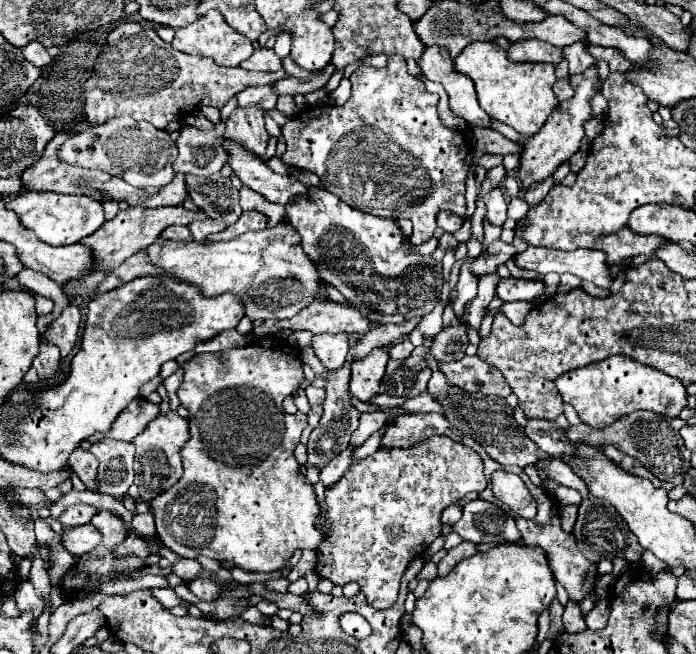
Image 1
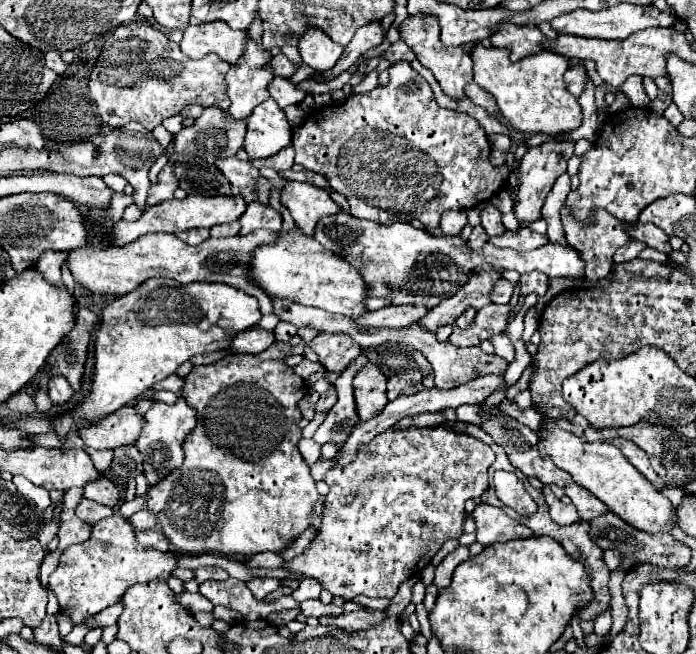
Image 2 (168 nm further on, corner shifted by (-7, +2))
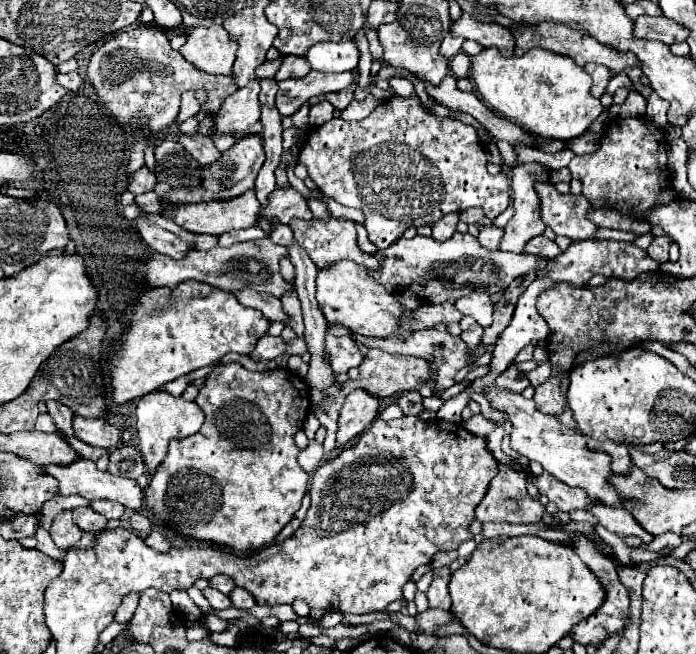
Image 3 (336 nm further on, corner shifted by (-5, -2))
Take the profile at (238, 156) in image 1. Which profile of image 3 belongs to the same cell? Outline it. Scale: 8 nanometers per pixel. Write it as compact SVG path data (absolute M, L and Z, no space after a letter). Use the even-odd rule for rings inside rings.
M342 217L342 219L334 219L332 223L330 219L310 219L310 221L302 221L302 219L294 219L290 221L292 233L296 243L310 255L310 259L318 265L318 267L326 267L330 263L336 263L340 259L352 259L358 265L364 265L366 269L378 269L378 261L374 255L364 253L358 243L356 243L356 227L350 219Z

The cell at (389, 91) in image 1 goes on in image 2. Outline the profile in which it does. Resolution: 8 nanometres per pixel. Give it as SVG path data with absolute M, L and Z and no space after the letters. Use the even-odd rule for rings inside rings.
M406 61L390 65L390 83L386 87L352 95L344 105L328 105L312 111L294 131L292 145L296 149L296 163L324 175L336 193L346 195L354 217L382 225L418 219L426 229L438 227L440 215L446 209L476 207L502 189L512 173L506 165L490 165L490 143L480 123L468 113L440 107L430 85Z

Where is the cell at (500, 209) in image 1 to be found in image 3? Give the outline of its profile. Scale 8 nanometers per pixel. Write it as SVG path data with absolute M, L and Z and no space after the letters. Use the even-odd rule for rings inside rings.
M484 225L484 227L480 227L478 241L480 241L486 249L496 251L496 249L500 247L500 241L502 241L502 229L496 227L496 225Z

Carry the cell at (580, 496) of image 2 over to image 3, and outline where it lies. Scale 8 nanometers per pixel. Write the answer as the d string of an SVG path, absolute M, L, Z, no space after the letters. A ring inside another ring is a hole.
M594 505L594 509L588 509L588 513L592 513L600 525L604 525L608 531L620 535L620 537L628 537L628 535L636 535L640 537L644 543L650 543L654 539L654 535L650 535L648 531L644 531L636 519L632 517L632 513L628 513L624 507L606 507L606 505Z

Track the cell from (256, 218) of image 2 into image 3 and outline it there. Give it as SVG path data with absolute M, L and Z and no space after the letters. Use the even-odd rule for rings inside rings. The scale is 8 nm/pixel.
M274 189L268 195L266 207L260 209L258 227L264 229L266 235L270 235L274 223L288 225L290 219L294 219L294 217L312 219L312 211L308 209L302 195L294 189Z

